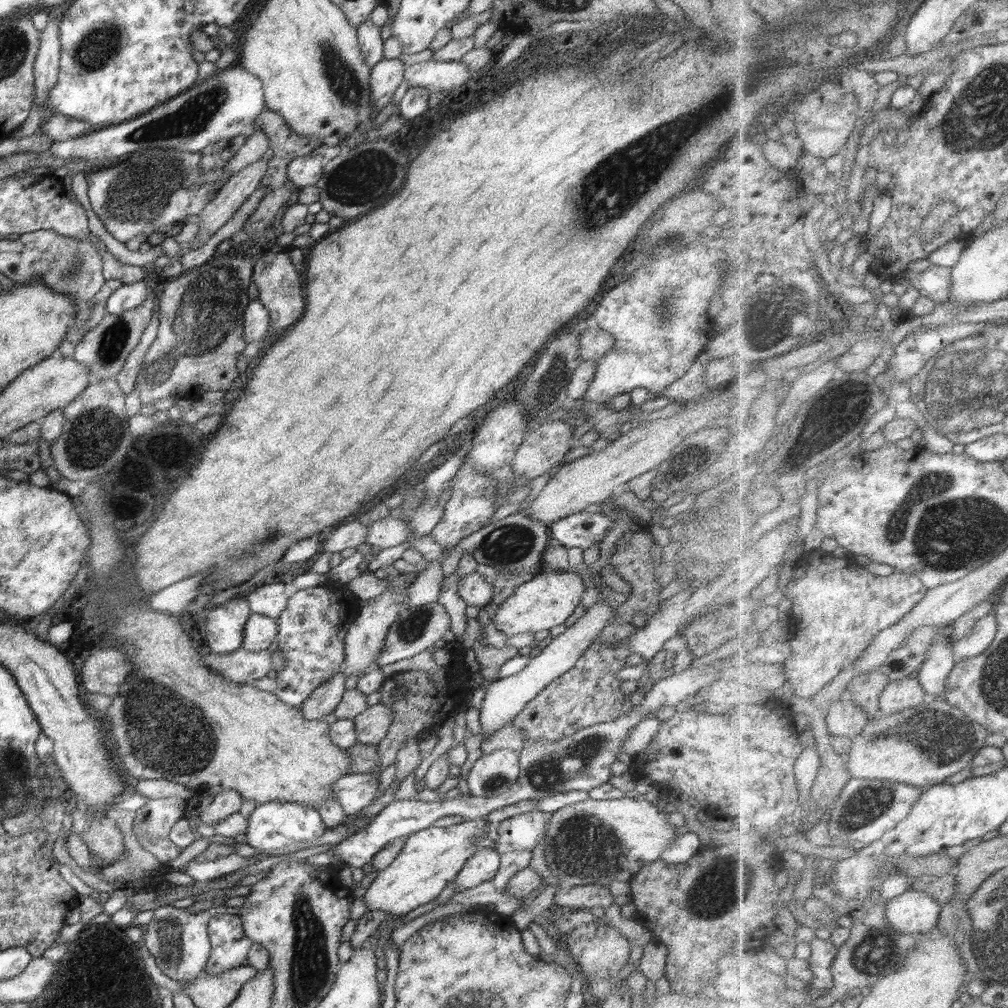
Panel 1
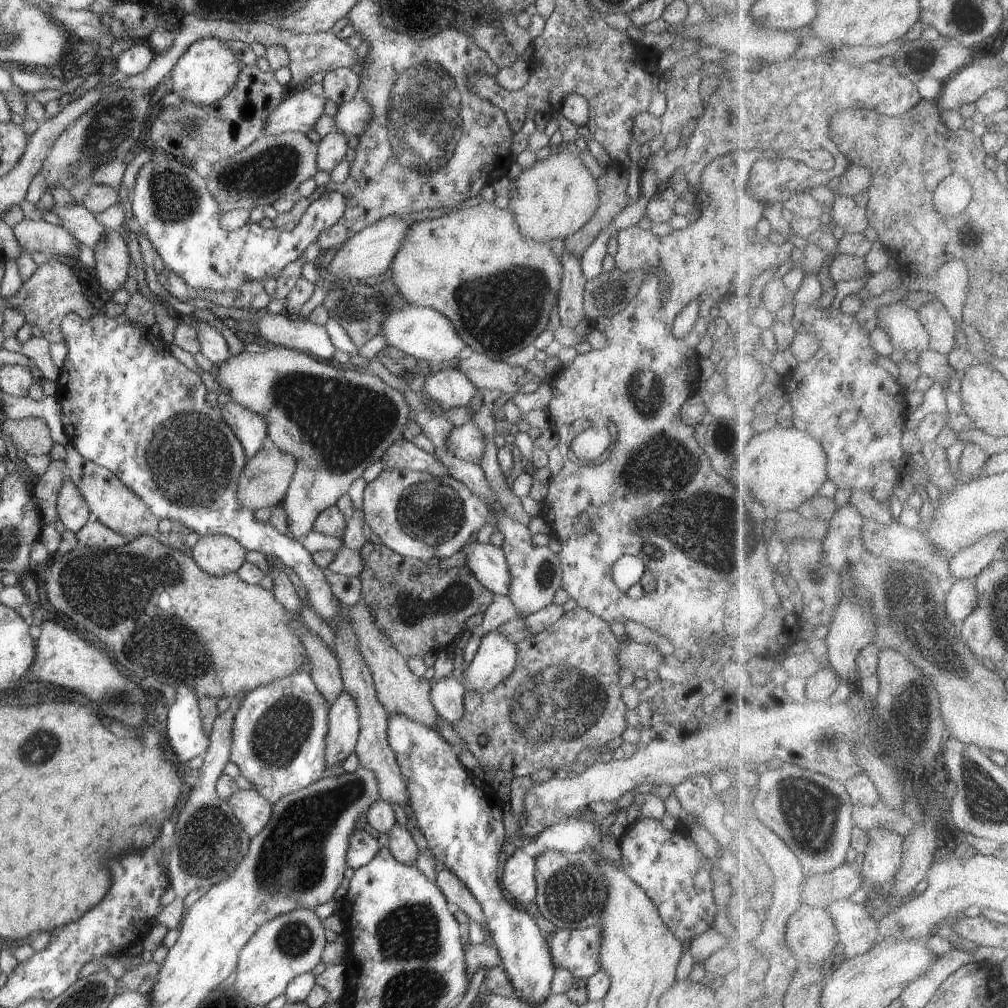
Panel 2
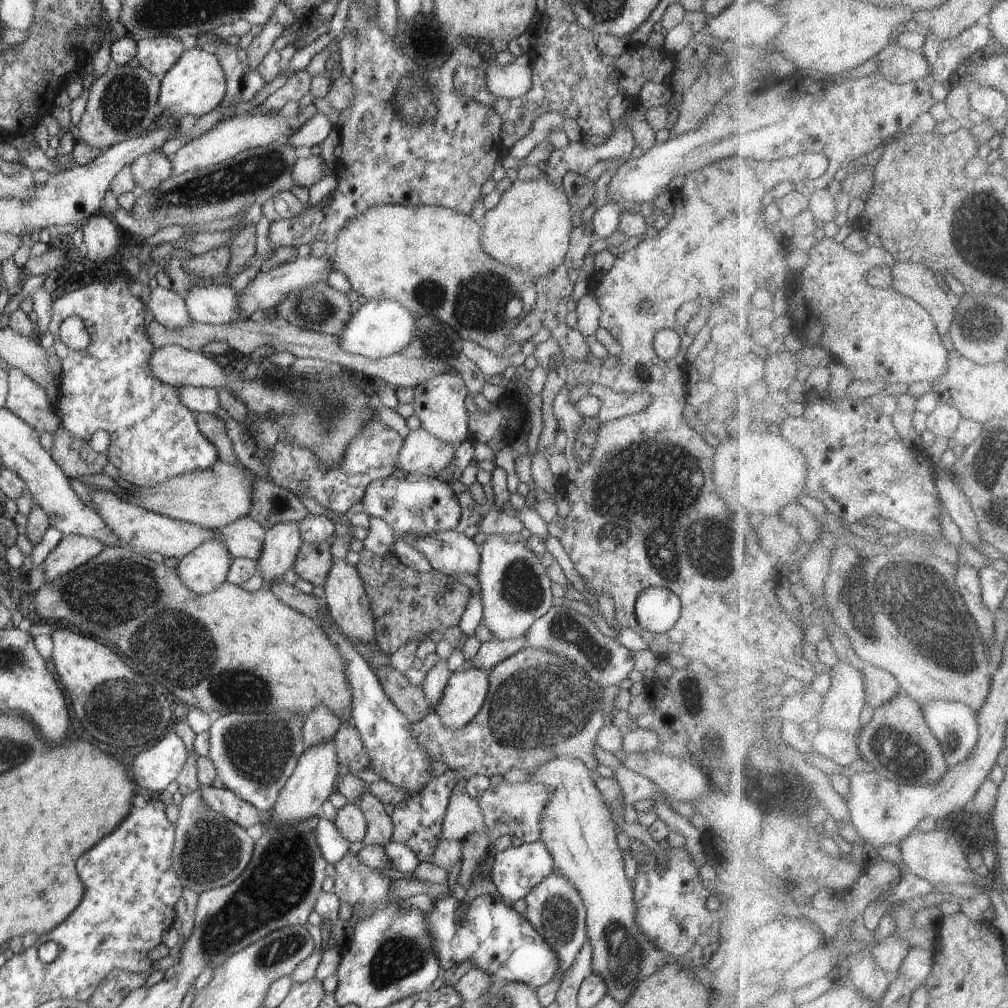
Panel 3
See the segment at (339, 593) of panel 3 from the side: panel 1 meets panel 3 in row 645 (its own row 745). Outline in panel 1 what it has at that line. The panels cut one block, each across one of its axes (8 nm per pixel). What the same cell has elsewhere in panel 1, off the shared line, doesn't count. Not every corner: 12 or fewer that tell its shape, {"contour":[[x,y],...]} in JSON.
{"contour":[[380,703],[354,718],[357,742],[378,747],[394,721]]}

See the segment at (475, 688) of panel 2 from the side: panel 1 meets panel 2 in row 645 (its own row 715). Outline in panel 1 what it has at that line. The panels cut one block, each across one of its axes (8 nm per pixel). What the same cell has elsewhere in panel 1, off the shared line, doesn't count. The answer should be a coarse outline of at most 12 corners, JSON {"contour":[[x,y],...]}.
{"contour":[[604,591],[515,676],[487,686],[483,732],[501,729],[572,670],[608,625]]}

